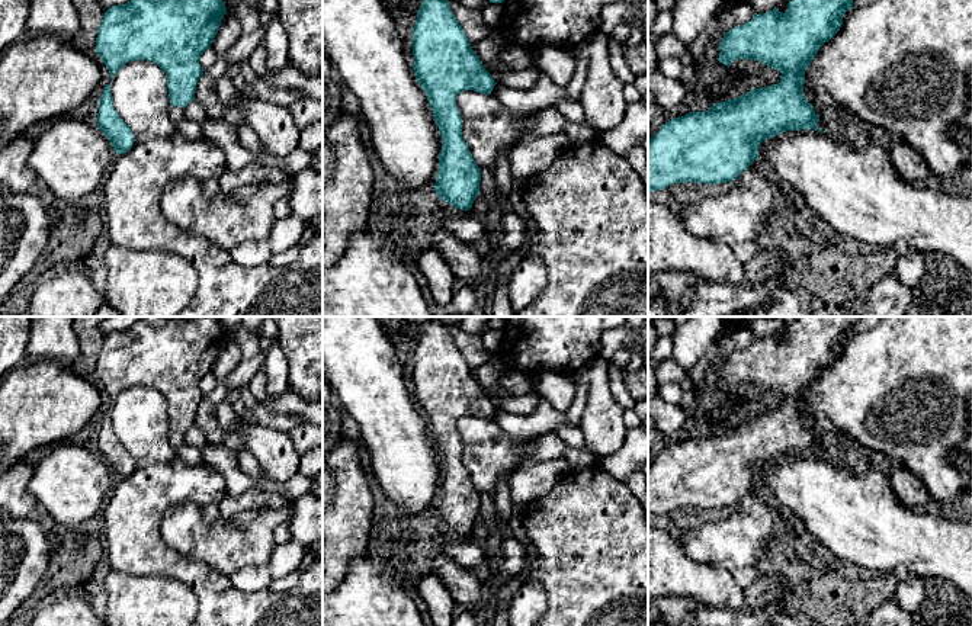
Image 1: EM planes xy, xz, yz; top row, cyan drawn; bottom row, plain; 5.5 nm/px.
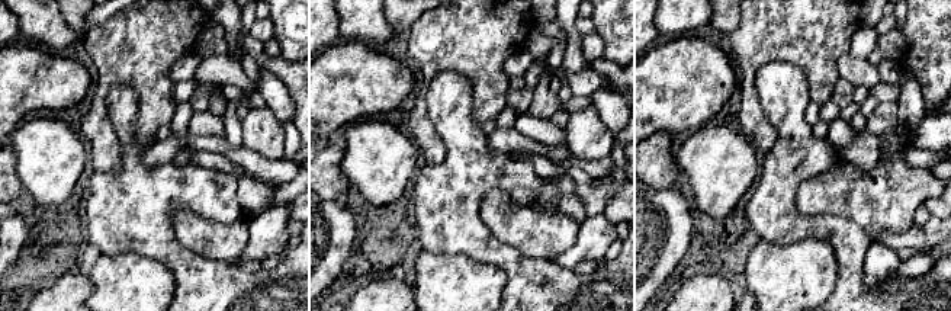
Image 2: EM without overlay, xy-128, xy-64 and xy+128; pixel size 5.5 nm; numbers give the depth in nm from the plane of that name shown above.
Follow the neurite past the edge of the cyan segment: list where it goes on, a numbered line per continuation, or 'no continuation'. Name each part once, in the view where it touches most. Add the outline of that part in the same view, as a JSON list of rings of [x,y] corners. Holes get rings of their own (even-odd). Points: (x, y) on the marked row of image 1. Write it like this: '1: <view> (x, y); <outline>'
no continuation

